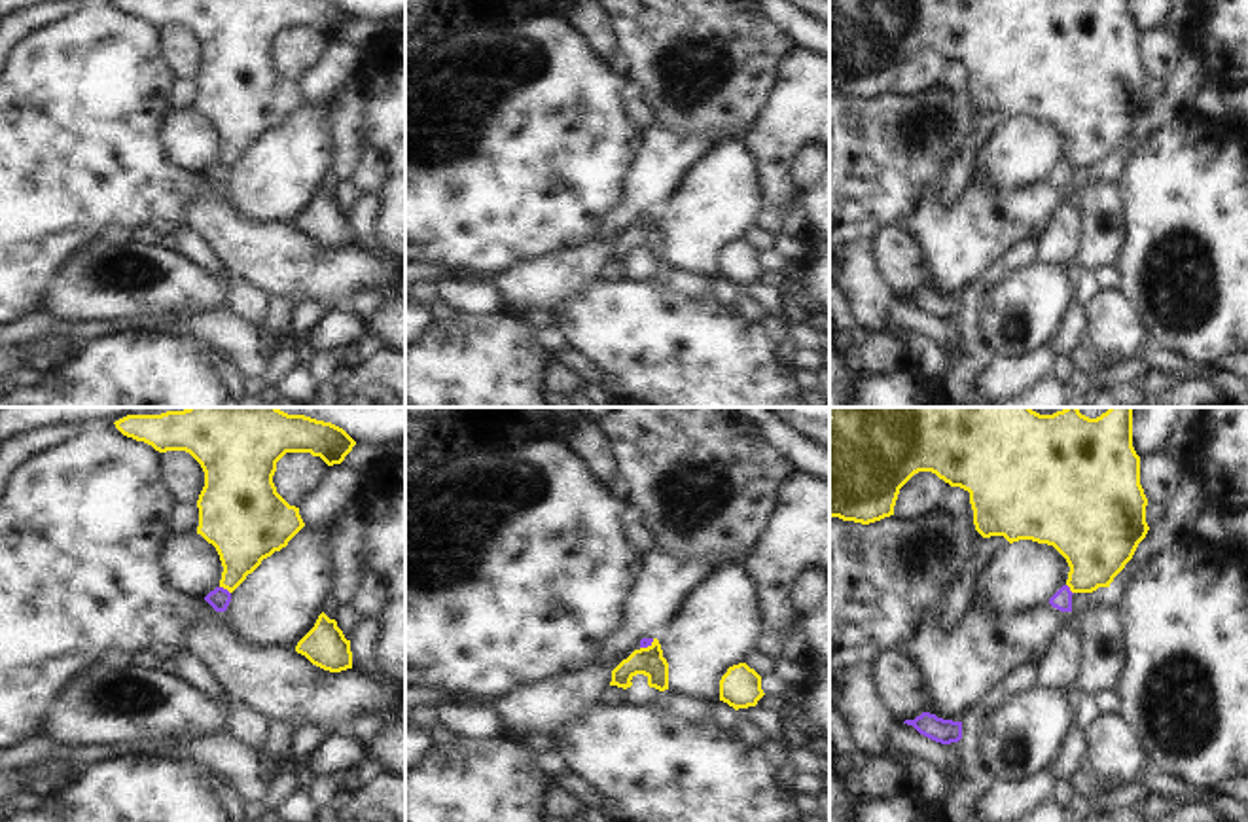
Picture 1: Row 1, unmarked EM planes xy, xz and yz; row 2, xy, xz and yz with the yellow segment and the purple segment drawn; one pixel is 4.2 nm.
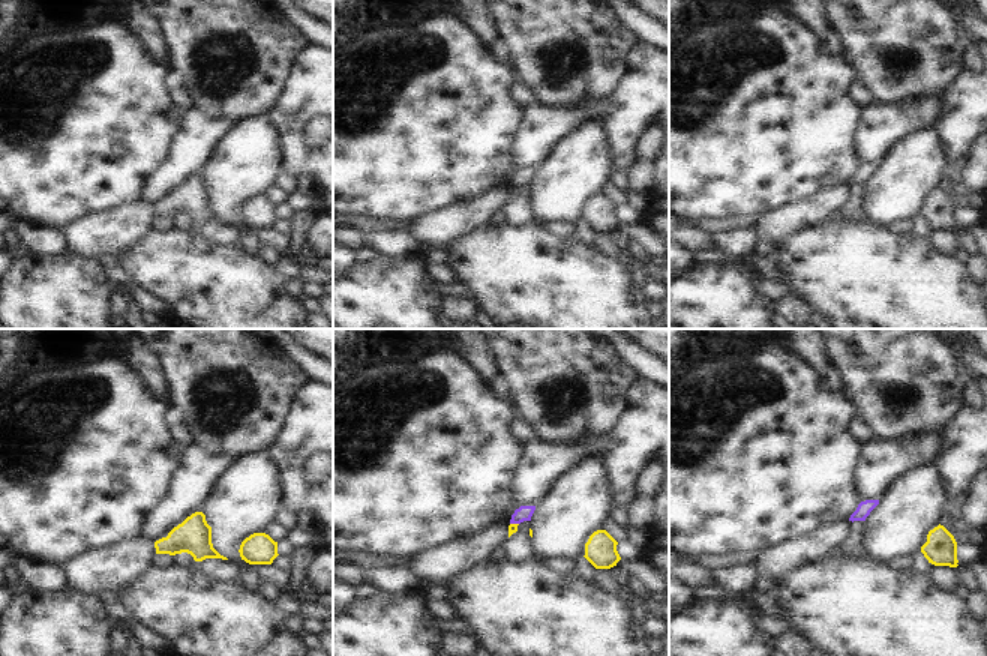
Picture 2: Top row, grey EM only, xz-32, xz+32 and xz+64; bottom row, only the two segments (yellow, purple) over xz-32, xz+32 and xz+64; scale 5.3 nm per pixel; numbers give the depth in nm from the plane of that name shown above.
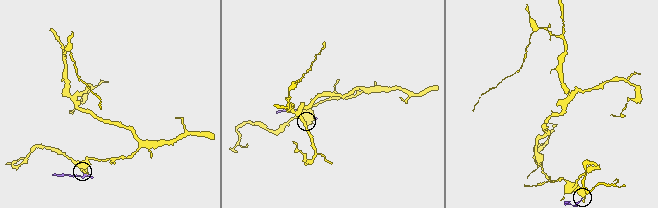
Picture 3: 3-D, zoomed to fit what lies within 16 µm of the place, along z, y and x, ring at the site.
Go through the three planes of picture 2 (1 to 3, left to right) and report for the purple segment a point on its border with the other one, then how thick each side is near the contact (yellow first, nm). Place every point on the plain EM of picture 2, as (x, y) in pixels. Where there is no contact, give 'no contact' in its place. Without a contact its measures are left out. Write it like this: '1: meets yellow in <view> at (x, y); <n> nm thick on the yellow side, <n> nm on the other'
1: no contact
2: meets yellow in xz+32 at (515, 188); 50 nm thick on the yellow side, 80 nm on the other
3: no contact

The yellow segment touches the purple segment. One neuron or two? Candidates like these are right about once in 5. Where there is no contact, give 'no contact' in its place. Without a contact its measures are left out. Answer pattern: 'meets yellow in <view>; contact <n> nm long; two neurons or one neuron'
meets yellow in xy; contact 60 nm long; two neurons

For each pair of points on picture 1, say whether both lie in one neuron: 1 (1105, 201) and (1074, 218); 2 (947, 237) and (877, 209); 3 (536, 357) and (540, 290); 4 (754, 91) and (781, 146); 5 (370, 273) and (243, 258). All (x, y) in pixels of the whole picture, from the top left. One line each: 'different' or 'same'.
1: different
2: different
3: different
4: different
5: same

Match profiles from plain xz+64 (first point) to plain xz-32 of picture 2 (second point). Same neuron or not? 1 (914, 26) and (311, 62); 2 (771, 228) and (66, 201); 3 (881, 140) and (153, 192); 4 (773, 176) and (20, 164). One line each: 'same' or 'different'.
1: different
2: different
3: same
4: same

